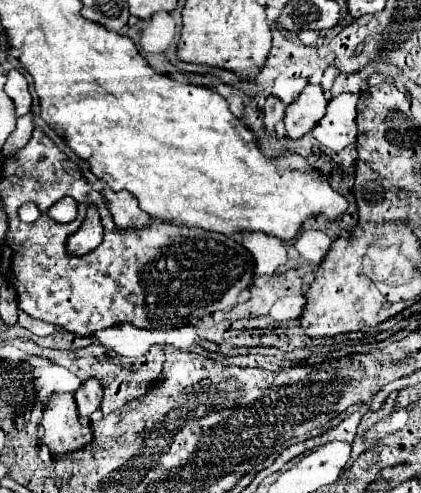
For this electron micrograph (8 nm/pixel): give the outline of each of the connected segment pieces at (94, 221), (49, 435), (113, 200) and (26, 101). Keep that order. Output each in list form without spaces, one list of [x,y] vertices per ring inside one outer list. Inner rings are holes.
[[[88,207],[88,215],[80,229],[68,237],[66,251],[68,255],[84,255],[98,247],[102,241],[102,223],[96,207]]]
[[[54,393],[44,409],[44,437],[42,441],[48,445],[52,455],[62,457],[74,453],[92,443],[94,435],[88,425],[80,423],[74,395],[70,393]]]
[[[104,187],[102,195],[108,201],[108,207],[110,207],[110,213],[114,217],[116,227],[142,229],[142,227],[150,225],[150,221],[152,221],[150,215],[146,215],[138,207],[138,201],[128,191],[110,191],[110,187]]]
[[[10,69],[8,73],[6,73],[6,93],[8,93],[8,97],[14,101],[14,105],[16,105],[16,115],[20,117],[20,115],[24,115],[24,113],[28,113],[30,111],[30,107],[32,107],[32,97],[30,97],[30,91],[28,91],[28,81],[26,81],[26,77],[20,73],[20,71],[16,71],[16,69]]]

